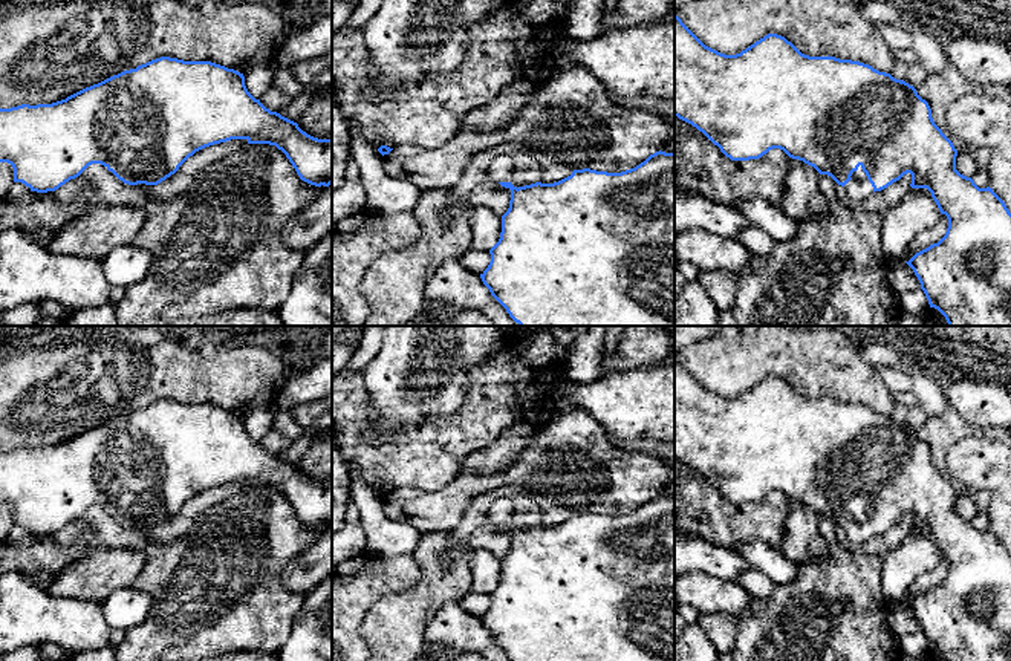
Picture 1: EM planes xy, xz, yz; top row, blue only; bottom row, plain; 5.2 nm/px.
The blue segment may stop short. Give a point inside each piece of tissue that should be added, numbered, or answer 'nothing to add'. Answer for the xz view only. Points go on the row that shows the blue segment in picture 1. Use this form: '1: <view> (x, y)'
1: xz (502, 169)

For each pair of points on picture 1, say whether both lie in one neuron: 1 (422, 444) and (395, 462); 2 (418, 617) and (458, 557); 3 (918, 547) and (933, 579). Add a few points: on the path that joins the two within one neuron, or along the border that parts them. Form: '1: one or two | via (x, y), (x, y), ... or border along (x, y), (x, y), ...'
1: one | via (416, 450), (401, 461)
2: one | via (422, 602), (442, 582), (445, 573)
3: two | border along (941, 557), (904, 595)

